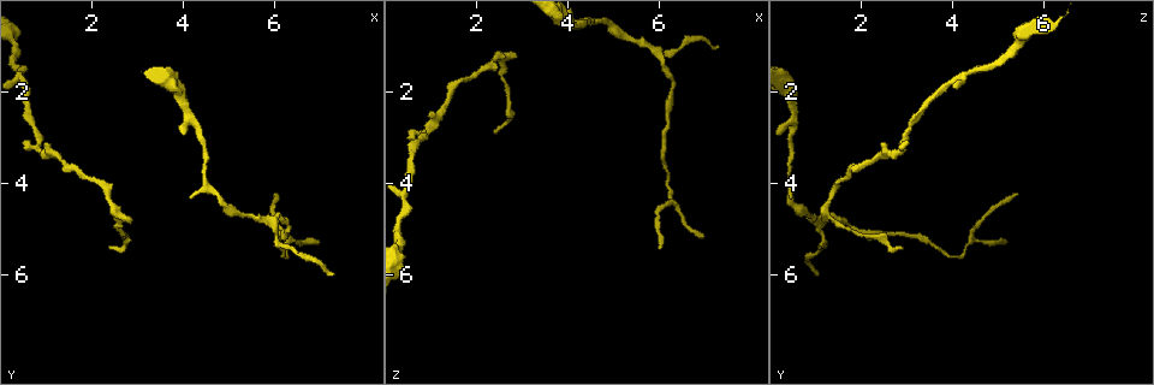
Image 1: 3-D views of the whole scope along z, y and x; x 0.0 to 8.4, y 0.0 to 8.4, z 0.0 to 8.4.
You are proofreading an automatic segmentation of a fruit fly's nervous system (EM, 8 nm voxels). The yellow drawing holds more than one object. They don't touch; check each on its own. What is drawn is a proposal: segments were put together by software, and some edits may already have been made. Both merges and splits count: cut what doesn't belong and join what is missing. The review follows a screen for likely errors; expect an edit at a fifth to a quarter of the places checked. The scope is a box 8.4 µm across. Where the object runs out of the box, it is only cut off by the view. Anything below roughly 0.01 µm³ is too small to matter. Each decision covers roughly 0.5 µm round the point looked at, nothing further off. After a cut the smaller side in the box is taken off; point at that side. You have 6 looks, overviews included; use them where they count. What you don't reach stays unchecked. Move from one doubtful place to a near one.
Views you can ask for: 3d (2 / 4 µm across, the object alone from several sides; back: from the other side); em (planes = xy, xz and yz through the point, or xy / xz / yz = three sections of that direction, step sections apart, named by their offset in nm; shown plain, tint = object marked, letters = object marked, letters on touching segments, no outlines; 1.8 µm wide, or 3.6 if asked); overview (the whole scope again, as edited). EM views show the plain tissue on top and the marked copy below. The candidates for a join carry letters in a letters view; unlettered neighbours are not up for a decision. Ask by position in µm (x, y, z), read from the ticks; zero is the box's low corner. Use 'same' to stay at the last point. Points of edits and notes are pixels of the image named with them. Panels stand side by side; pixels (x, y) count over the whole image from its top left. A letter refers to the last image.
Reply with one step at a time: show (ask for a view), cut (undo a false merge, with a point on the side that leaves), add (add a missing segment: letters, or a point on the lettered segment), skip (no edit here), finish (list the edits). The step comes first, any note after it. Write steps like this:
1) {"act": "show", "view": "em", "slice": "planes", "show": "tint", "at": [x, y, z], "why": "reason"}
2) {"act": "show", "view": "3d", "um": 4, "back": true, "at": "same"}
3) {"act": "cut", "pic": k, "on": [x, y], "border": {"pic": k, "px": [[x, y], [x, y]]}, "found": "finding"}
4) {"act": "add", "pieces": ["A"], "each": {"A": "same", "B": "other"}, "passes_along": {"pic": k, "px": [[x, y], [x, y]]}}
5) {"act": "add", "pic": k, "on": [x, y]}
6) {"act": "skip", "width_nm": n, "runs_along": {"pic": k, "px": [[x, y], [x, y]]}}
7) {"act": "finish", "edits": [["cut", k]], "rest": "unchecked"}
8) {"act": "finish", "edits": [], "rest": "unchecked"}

{"act": "show", "view": "em", "slice": "planes", "show": "letters", "at": [2.50, 4.70, 1.25], "why": "abrupt turn"}

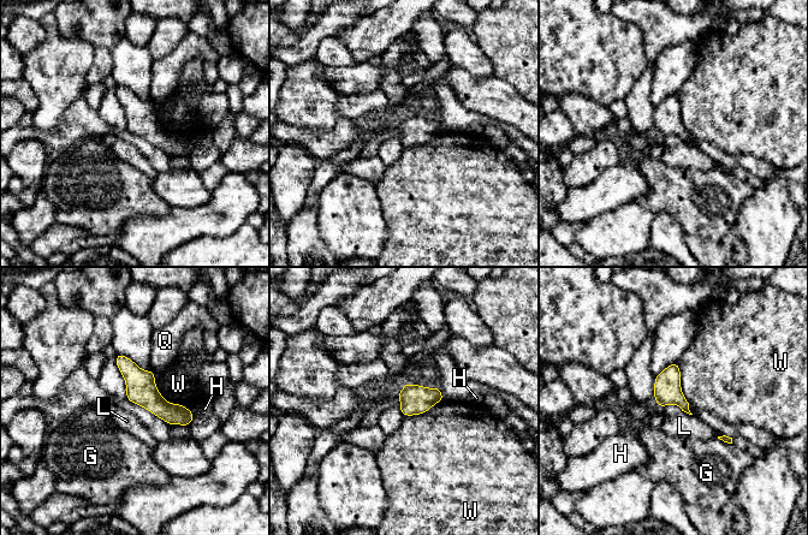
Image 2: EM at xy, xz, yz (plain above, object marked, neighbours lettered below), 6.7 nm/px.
{"act": "skip", "longest_contact_nm": ["W", 300], "each": {"G": "other", "H": "other", "L": "other", "Q": "other", "W": "other"}, "runs_along": {"pic": 2, "px": [[119, 357], [165, 410], [190, 416]]}, "found": "one cell here"}

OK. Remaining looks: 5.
{"act": "show", "view": "em", "slice": "planes", "show": "letters", "at": [2.45, 5.40, 2.90], "why": "long arm stops here"}

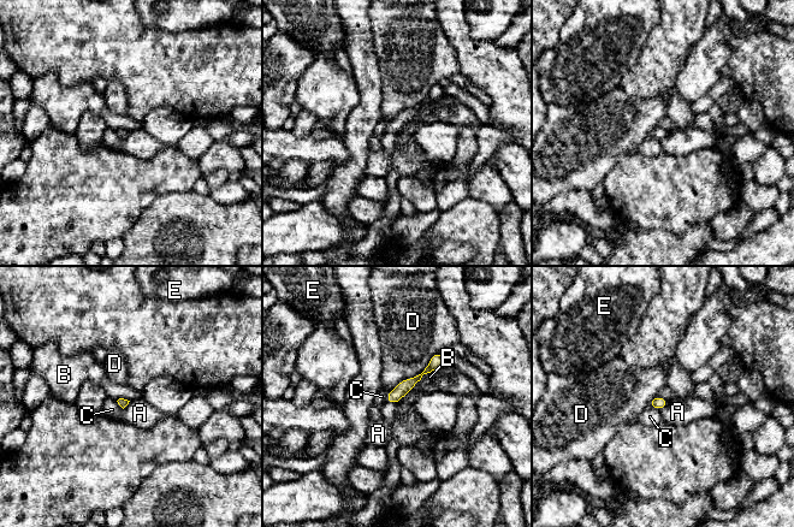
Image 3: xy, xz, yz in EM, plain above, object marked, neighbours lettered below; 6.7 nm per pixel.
{"act": "skip", "each": {"A": "other", "B": "other", "C": "other", "D": "other", "E": "other"}, "found": "no lettered segment goes on from it"}

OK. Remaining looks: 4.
{"act": "show", "view": "3d", "um": 4, "at": [6.25, 5.55, 4.20], "why": "abrupt turn"}

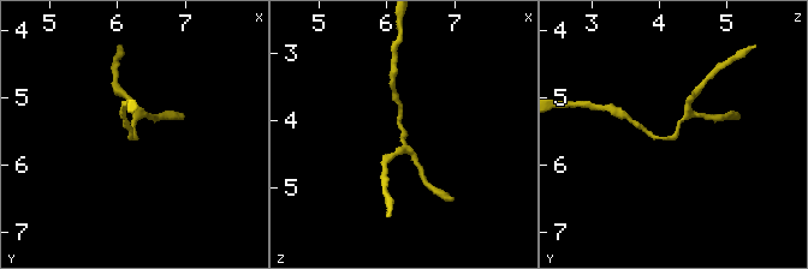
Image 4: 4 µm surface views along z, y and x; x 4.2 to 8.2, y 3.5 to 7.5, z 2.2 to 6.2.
{"act": "show", "view": "em", "slice": "planes", "show": "tint", "at": [6.25, 5.60, 4.15]}

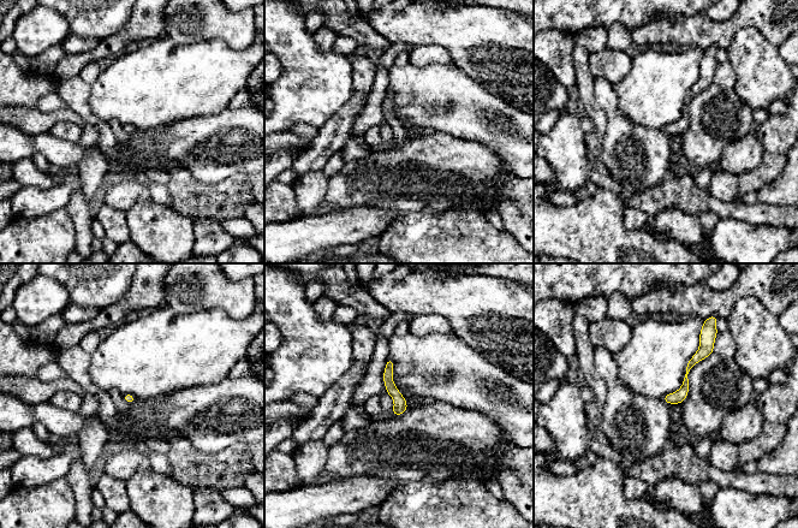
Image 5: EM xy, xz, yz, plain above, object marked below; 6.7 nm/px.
{"act": "show", "view": "em", "slice": "planes", "show": "letters", "at": "same"}

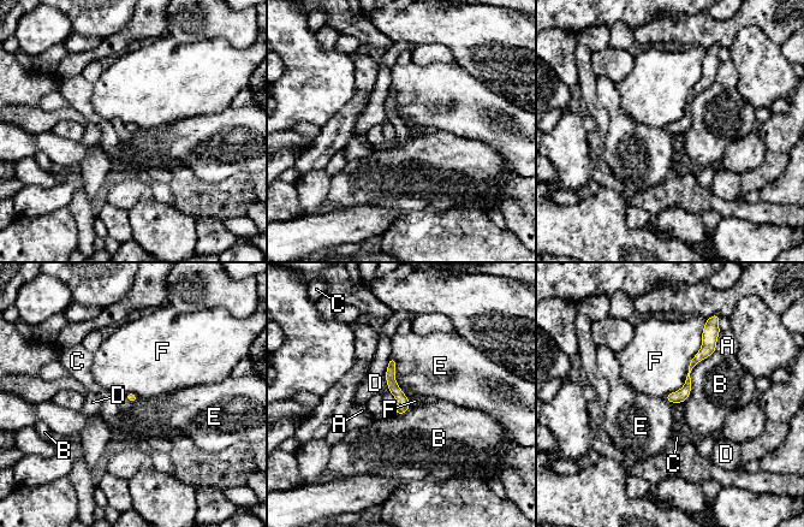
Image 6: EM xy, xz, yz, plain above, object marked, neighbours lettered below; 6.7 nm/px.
{"act": "skip", "each": {"A": "other", "B": "other", "C": "other", "D": "other", "E": "other", "F": "other"}, "found": "continuous, no second cell"}

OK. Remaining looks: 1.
{"act": "finish", "edits": [], "rest": "unchecked"}

